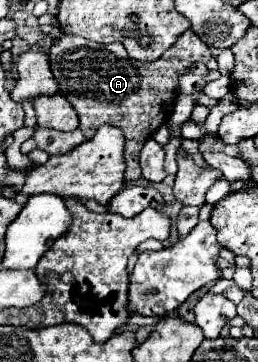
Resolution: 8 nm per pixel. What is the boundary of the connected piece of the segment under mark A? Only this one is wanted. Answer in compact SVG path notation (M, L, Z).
M185 32L165 56L155 62L139 62L129 58L121 42L97 44L81 36L63 36L49 50L51 70L59 84L59 92L71 102L81 120L81 130L89 140L101 124L113 124L125 132L127 144L133 144L133 172L125 172L127 182L141 176L139 152L151 138L151 116L157 110L157 128L169 120L177 98L179 76L185 74L197 60L211 60L209 46L193 32Z

